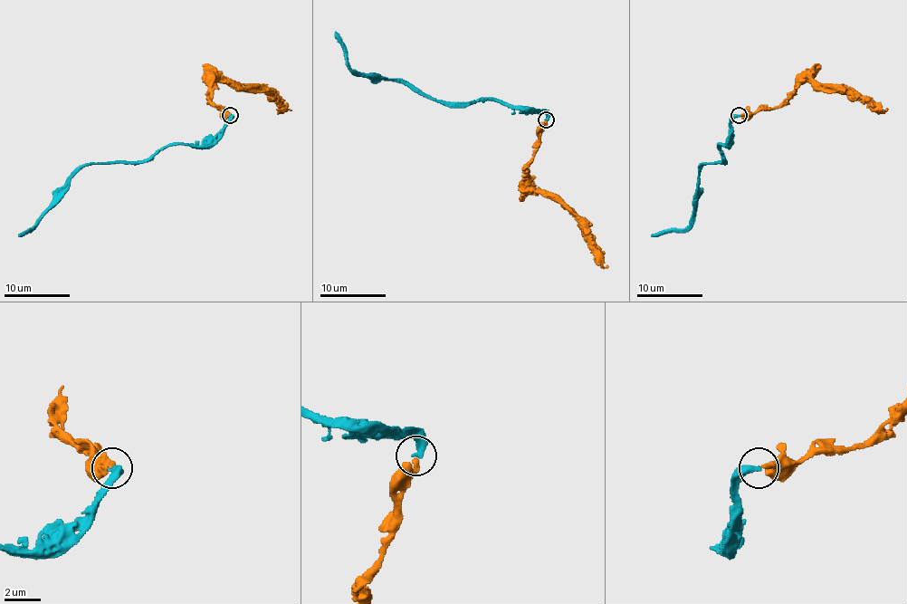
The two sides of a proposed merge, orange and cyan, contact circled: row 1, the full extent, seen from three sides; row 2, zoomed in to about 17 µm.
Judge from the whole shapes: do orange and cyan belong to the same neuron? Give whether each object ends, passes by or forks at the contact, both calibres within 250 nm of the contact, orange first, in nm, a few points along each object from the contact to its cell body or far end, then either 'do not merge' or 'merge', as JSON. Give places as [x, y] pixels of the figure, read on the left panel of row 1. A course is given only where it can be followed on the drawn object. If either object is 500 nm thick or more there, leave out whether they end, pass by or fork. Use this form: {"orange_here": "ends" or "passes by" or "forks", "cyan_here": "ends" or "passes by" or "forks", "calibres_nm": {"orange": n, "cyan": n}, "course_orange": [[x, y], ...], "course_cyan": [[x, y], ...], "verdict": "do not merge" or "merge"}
{"orange_here": "ends", "cyan_here": "ends", "calibres_nm": {"orange": 320, "cyan": 360}, "course_orange": [[229, 115], [209, 99], [209, 89], [219, 79], [253, 83], [290, 109]], "course_cyan": [[229, 115], [226, 125], [199, 146], [167, 145], [142, 163], [83, 166], [70, 179], [62, 197], [19, 236]], "verdict": "merge"}

